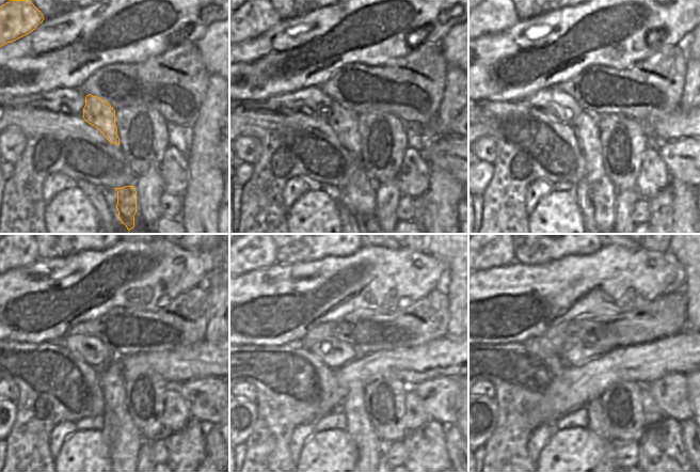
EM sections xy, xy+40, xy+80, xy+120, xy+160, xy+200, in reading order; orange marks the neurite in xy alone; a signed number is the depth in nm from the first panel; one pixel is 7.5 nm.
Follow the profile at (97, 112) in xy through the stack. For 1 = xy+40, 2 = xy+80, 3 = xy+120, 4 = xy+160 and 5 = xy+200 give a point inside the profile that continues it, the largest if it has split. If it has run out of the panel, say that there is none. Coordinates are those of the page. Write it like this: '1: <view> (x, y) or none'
1: xy+40 (362, 192)
2: xy+80 (603, 193)
3: xy+120 (126, 437)
4: xy+160 (368, 444)
5: xy+200 (599, 426)

